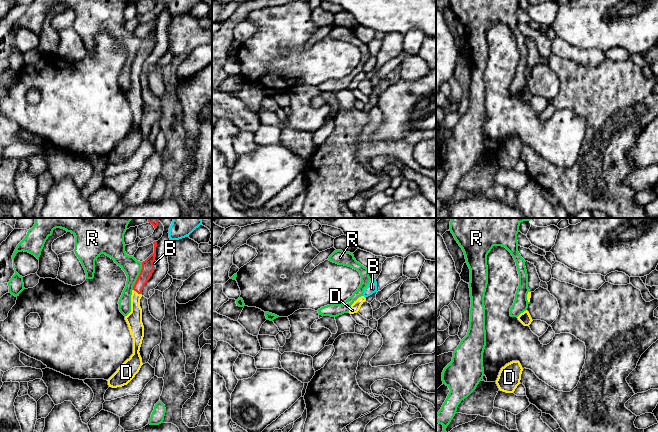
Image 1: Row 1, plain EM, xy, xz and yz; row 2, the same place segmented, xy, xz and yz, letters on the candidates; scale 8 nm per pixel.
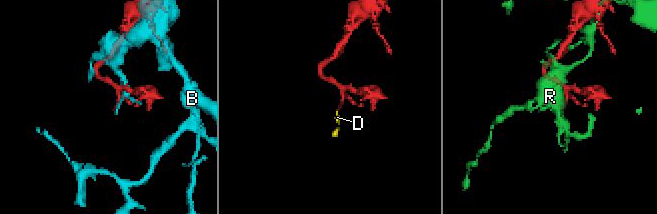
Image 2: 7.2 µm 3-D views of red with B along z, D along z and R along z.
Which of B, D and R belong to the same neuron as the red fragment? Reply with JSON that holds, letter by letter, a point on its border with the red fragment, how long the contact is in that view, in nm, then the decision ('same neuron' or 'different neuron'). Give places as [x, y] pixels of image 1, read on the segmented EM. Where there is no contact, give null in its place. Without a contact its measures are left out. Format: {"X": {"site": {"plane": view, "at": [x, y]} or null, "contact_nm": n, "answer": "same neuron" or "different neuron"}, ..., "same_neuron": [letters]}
{"B": {"site": {"plane": "xy", "at": [153, 265]}, "contact_nm": 70, "answer": "different neuron"}, "D": {"site": {"plane": "xy", "at": [137, 292]}, "contact_nm": 80, "answer": "same neuron"}, "R": {"site": {"plane": "xy", "at": [138, 276]}, "contact_nm": 240, "answer": "different neuron"}, "same_neuron": ["D"]}

